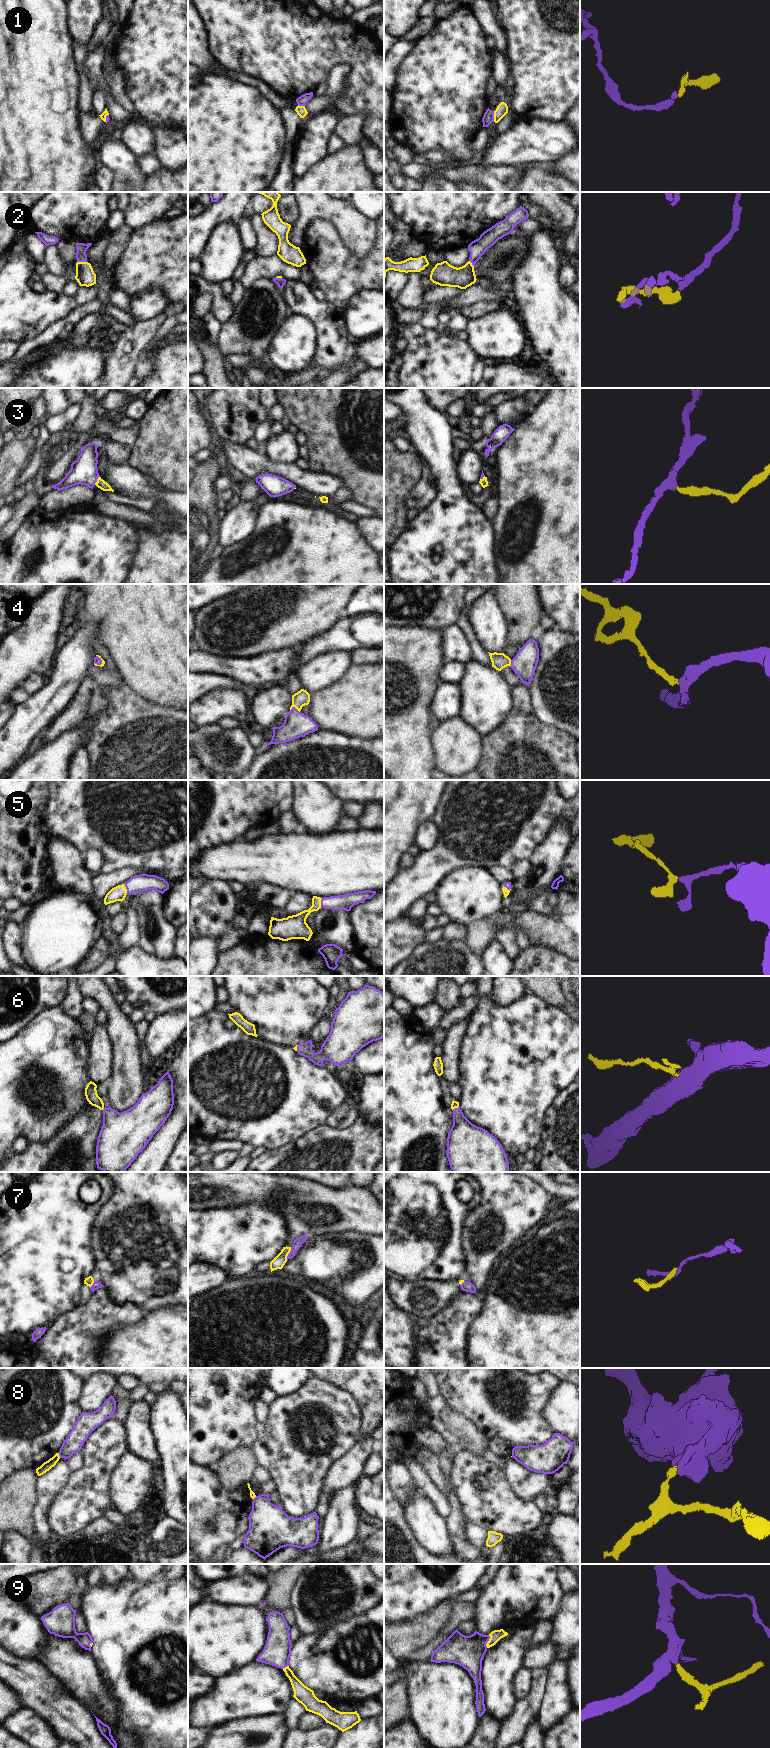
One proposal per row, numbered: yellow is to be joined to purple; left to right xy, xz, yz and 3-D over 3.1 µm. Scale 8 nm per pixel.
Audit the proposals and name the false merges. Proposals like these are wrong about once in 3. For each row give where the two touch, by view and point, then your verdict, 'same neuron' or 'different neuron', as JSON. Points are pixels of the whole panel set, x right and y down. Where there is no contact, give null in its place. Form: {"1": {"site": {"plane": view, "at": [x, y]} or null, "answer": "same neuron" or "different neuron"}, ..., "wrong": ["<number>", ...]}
{"1": {"site": {"plane": "yz", "at": [493, 116]}, "answer": "different neuron"}, "2": {"site": {"plane": "xy", "at": [82, 261]}, "answer": "same neuron"}, "3": {"site": {"plane": "xy", "at": [96, 480]}, "answer": "same neuron"}, "4": {"site": {"plane": "xz", "at": [295, 708]}, "answer": "same neuron"}, "5": {"site": {"plane": "xy", "at": [126, 888]}, "answer": "same neuron"}, "6": {"site": {"plane": "xy", "at": [103, 1109]}, "answer": "same neuron"}, "7": {"site": {"plane": "xz", "at": [289, 1253]}, "answer": "different neuron"}, "8": {"site": {"plane": "xy", "at": [59, 1455]}, "answer": "different neuron"}, "9": {"site": {"plane": "yz", "at": [488, 1640]}, "answer": "same neuron"}, "wrong": ["1", "7", "8"]}

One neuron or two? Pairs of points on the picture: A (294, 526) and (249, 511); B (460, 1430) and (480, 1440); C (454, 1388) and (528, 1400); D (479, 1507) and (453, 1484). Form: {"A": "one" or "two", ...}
{"A": "two", "B": "one", "C": "one", "D": "one"}

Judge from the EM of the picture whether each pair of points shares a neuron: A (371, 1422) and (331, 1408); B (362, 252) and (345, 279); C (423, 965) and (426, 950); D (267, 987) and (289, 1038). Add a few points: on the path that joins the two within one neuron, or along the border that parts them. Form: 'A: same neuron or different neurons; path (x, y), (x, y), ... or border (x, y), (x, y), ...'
A: different neurons; border (352, 1396), (359, 1407), (360, 1433), (362, 1435)
B: different neurons; border (341, 241), (359, 258), (363, 258), (373, 248)
C: same neuron; path (426, 961), (426, 954)
D: same neuron; path (280, 1000), (283, 1003), (283, 1021), (285, 1025)

